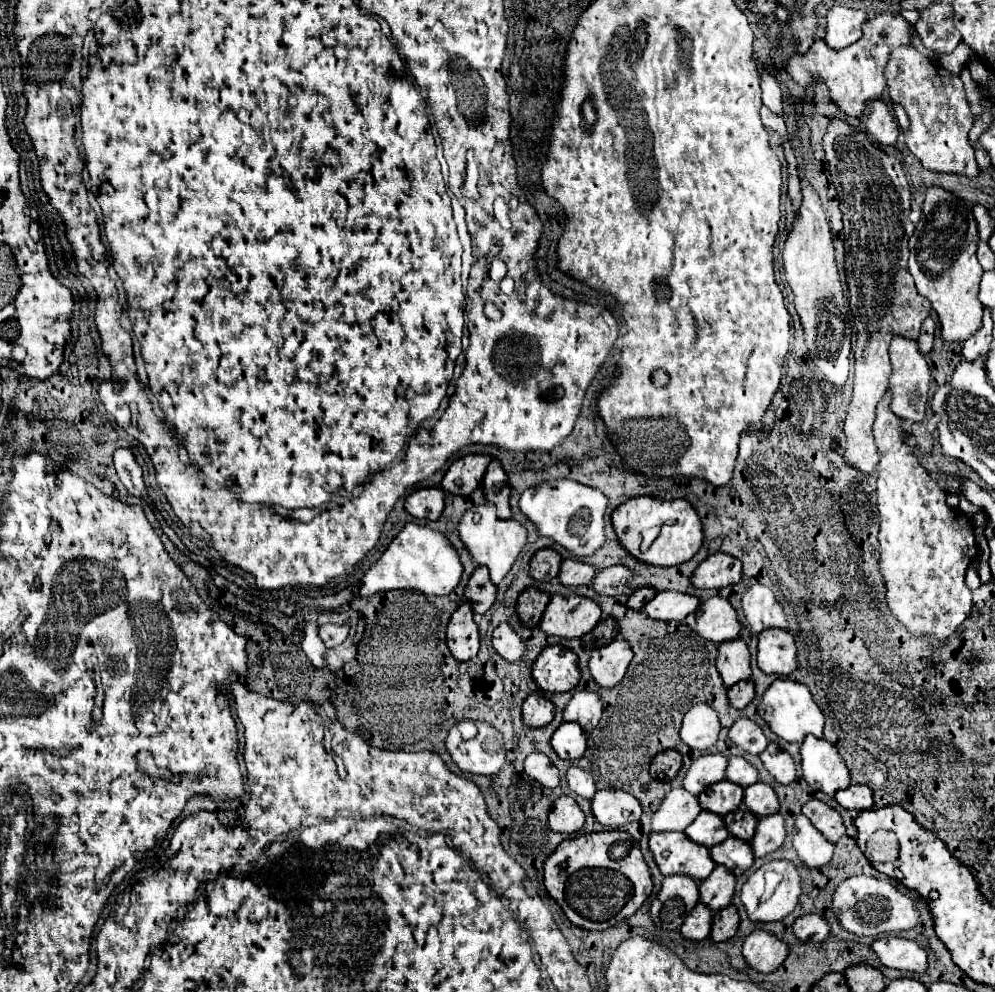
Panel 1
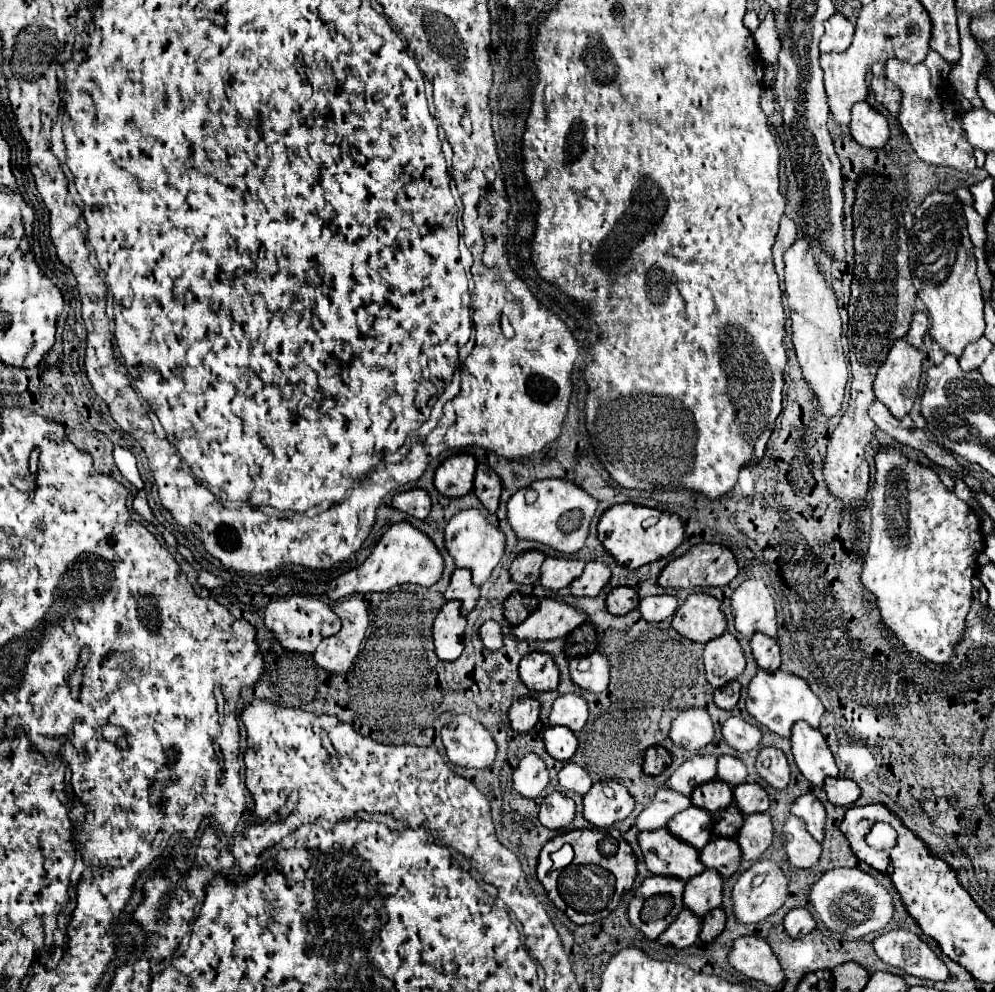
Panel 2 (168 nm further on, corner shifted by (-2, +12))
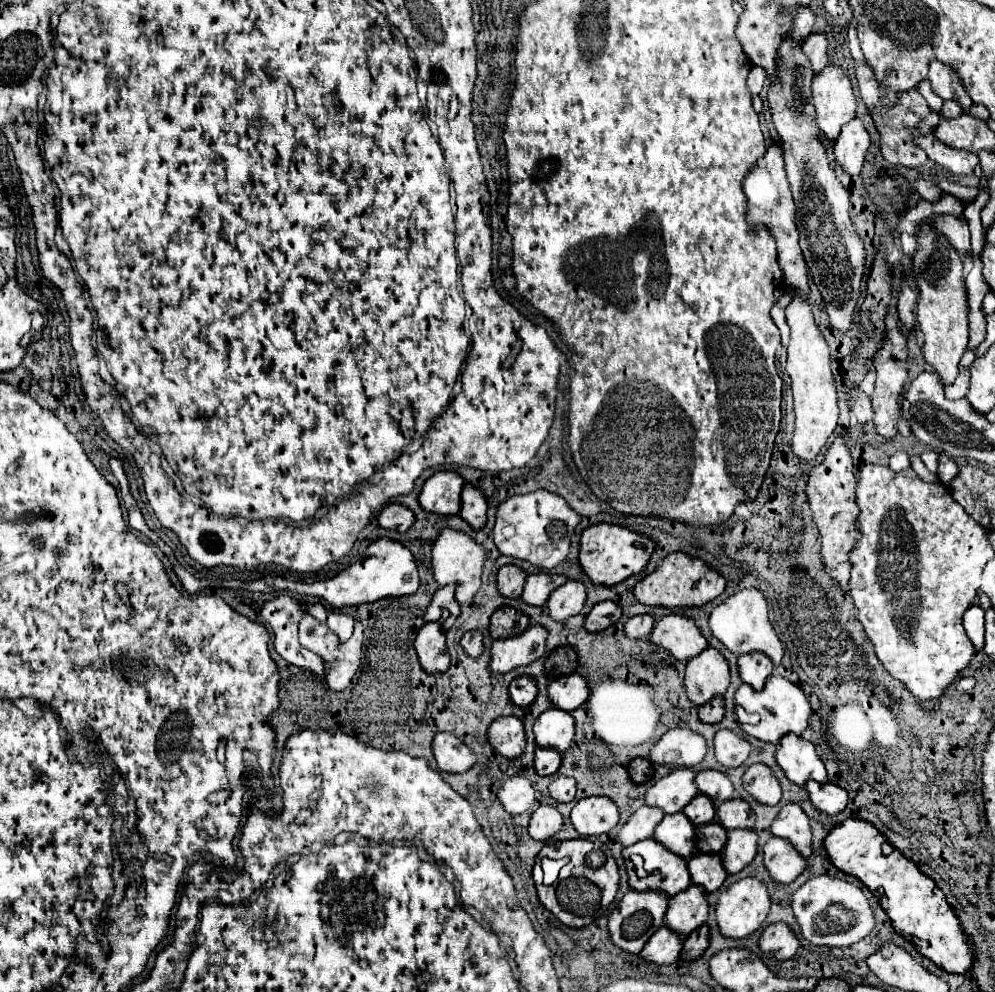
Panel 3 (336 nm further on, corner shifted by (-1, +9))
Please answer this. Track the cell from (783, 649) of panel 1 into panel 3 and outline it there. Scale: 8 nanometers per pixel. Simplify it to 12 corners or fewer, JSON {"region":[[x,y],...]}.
{"region":[[743,654],[739,676],[743,682],[761,690],[773,674],[767,654]]}

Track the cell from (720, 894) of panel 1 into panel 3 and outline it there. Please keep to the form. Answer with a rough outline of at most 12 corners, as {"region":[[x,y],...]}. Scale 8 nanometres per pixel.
{"region":[[691,884],[669,898],[665,926],[687,936],[709,916],[707,892]]}

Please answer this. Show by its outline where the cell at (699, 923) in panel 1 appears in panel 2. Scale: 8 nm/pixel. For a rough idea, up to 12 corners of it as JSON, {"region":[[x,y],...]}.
{"region":[[682,911],[658,943],[686,949],[698,941],[700,919]]}

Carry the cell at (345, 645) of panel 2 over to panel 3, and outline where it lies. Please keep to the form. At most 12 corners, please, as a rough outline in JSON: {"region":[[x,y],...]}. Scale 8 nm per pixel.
{"region":[[315,618],[299,624],[299,644],[325,662],[331,690],[343,690],[361,664],[363,624],[339,642]]}

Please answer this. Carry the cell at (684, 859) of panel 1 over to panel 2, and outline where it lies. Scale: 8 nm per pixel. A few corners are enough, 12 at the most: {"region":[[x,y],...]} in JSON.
{"region":[[668,829],[638,833],[652,875],[688,881],[698,851]]}

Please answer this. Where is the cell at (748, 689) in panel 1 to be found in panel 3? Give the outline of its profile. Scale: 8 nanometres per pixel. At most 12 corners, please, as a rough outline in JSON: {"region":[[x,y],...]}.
{"region":[[713,698],[699,708],[703,722],[715,724],[725,716],[725,698]]}

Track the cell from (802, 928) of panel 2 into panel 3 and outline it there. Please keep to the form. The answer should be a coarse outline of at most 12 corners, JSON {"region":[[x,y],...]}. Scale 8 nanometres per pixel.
{"region":[[783,922],[767,926],[759,938],[763,956],[793,958],[799,940]]}

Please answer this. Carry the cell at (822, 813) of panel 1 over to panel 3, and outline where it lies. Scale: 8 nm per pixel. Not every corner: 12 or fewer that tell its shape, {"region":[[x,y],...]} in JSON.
{"region":[[785,804],[771,832],[811,856],[811,820],[799,804]]}

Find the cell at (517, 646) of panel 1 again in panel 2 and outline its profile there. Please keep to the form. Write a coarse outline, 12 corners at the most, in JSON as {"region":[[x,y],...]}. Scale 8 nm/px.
{"region":[[486,621],[480,639],[486,649],[496,651],[502,645],[500,625]]}

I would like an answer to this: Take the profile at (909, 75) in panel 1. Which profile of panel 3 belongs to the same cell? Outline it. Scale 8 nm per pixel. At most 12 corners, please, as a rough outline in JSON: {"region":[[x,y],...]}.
{"region":[[931,132],[915,138],[935,164],[955,176],[971,174],[977,154],[939,142]]}

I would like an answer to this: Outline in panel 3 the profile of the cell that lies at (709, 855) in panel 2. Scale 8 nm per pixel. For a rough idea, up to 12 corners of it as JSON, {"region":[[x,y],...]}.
{"region":[[693,854],[691,880],[715,892],[727,878],[721,854]]}

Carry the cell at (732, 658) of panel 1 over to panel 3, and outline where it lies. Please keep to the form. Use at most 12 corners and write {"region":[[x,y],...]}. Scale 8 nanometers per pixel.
{"region":[[715,648],[687,662],[685,688],[701,706],[729,688],[729,664]]}

